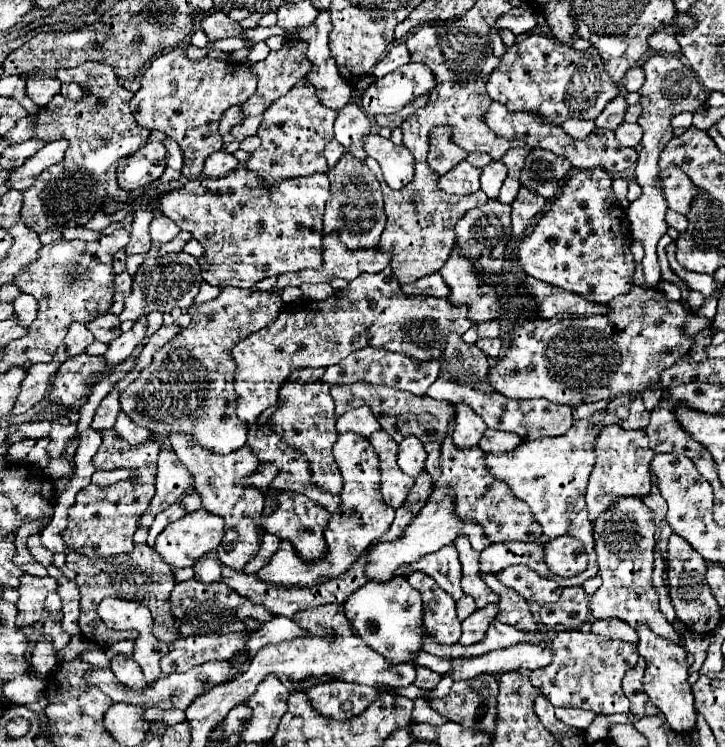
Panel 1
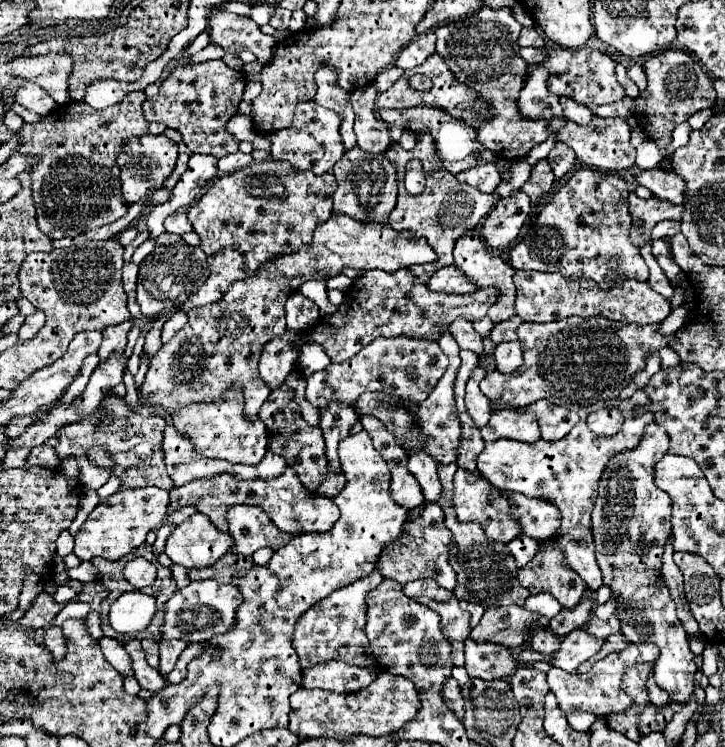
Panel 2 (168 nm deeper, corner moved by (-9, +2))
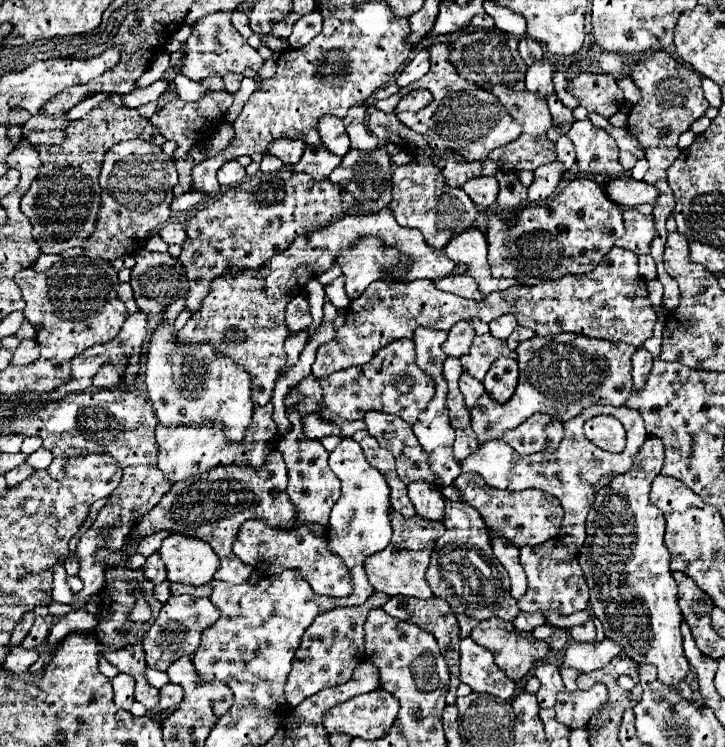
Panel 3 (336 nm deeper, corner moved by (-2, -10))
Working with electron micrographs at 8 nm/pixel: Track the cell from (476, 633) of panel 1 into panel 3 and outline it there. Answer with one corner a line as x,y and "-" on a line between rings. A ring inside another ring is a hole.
498,618
482,620
482,622
472,630
470,638
472,638
476,644
488,648
488,650
494,654
496,664
498,664
502,670
506,670
506,674
508,674
514,682
518,682
520,678
524,678
524,676
526,676
538,662
542,662
542,660
548,656
548,652
550,652
550,648
548,648
546,642
534,638
530,632
518,632
512,622
504,622
504,620
498,620

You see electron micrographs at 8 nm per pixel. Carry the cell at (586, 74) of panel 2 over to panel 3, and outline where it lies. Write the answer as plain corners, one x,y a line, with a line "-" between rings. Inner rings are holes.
582,72
568,82
566,88
588,112
596,112
610,118
624,106
622,90
610,74
590,74

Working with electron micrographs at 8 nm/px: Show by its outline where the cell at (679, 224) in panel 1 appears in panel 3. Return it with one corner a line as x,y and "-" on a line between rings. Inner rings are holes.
634,208
624,210
626,234
616,240
616,246
632,250
636,256
650,252
650,242
654,238
654,218
644,216

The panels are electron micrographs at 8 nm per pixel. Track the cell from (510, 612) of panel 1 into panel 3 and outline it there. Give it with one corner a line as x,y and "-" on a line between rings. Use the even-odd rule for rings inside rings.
544,660
544,662
540,662
540,664
534,668
534,676
540,680
540,690
536,692
540,708
550,708
550,706
554,706
556,692
562,692
562,690
564,690
562,678
560,678
560,668
558,668
556,664

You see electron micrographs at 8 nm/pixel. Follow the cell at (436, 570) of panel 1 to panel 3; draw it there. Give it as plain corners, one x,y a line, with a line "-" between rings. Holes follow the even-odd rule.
394,510
390,512
390,516
392,516
390,520
392,520
394,536
384,550
380,550
364,560
364,570
368,574
368,580
374,586
374,590
384,592
388,596
402,594
402,596
414,596
414,598
428,600
434,596
434,592
430,590
430,586
426,582
426,568
428,568
436,538
440,538
444,532
442,522
422,520
420,516
404,518
404,516
398,516
398,512
394,512

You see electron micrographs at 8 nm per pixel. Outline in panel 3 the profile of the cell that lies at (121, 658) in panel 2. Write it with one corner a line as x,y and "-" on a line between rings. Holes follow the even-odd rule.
116,674
112,680
114,686
114,702
122,710
130,710
134,702
134,678
130,674

